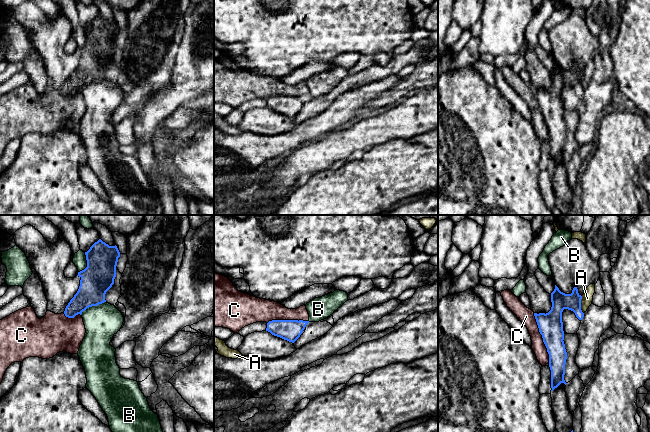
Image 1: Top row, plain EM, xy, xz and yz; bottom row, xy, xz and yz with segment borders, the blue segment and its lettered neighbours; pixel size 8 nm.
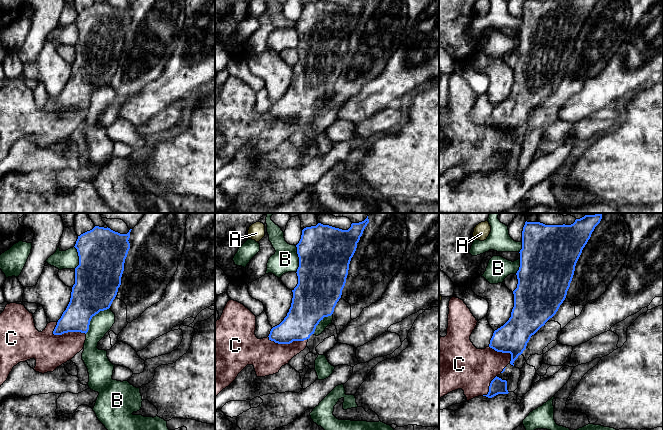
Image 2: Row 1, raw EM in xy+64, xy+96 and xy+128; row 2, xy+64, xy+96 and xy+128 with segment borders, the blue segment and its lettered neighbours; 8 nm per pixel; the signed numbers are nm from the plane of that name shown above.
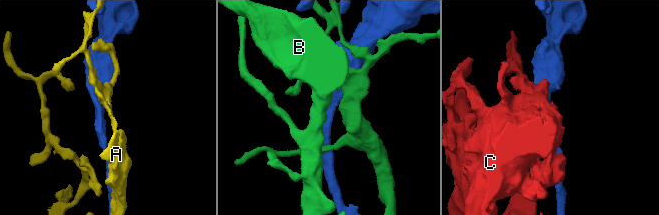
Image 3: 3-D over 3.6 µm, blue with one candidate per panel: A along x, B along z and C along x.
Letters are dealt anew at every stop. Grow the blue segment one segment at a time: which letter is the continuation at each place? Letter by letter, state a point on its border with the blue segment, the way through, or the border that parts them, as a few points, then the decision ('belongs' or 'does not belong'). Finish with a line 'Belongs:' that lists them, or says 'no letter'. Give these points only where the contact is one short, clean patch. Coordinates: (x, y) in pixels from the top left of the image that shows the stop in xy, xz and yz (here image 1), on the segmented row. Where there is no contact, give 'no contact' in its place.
A: yz (580, 305) | does not belong
B: xy (92, 305) | does not belong
C: yz (542, 337) | belongs
Belongs: C

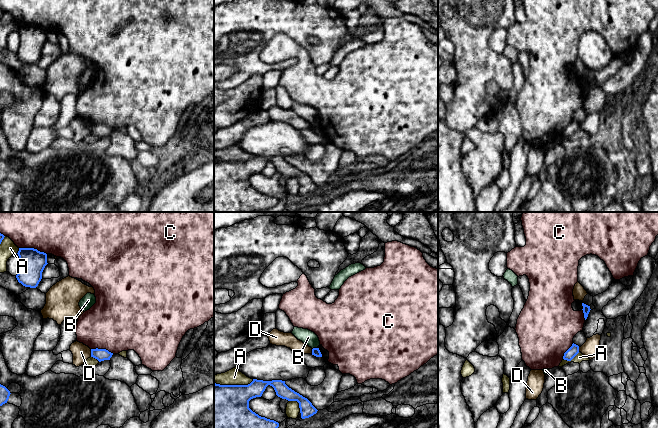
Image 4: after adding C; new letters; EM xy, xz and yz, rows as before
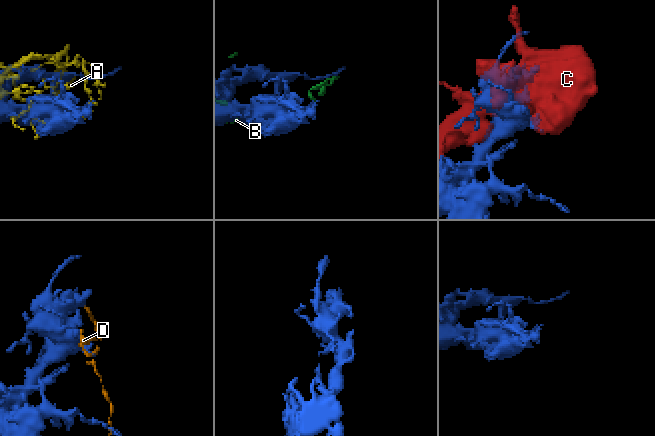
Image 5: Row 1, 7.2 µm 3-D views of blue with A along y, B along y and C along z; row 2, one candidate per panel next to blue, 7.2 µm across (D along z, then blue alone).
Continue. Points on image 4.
A: xz (233, 385) | does not belong
B: xz (314, 348) | does not belong
C: xy (33, 248) | does not belong
D: xy (91, 353) | does not belong
Belongs: no letter

